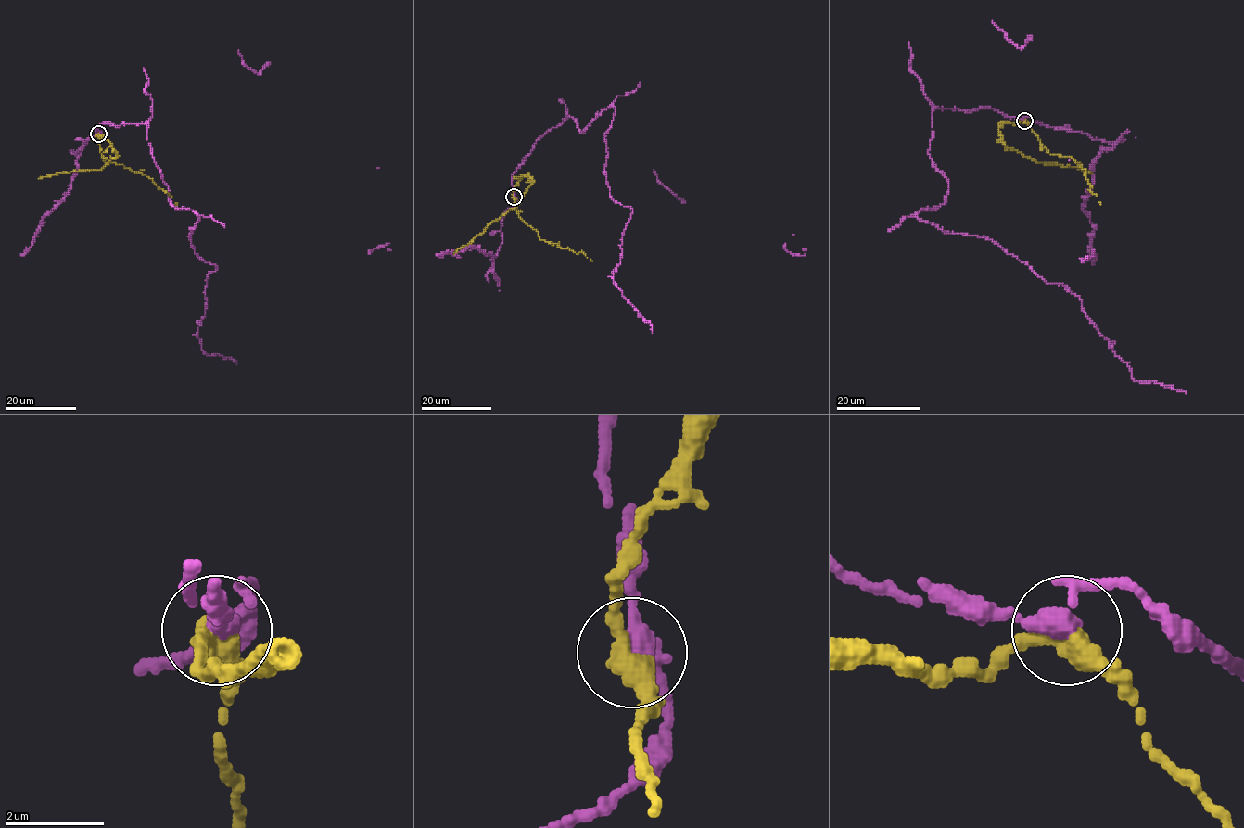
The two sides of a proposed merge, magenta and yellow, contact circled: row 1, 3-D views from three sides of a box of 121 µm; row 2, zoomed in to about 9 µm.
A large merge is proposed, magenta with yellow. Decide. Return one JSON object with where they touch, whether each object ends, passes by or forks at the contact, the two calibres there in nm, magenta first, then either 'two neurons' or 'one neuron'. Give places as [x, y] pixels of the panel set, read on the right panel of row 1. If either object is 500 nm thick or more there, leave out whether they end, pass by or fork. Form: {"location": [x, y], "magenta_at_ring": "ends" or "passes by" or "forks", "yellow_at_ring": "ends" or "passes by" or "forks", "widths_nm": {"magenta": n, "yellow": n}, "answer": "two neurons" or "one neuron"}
{"location": [1024, 121], "magenta_at_ring": "passes by", "yellow_at_ring": "passes by", "widths_nm": {"magenta": 320, "yellow": 400}, "answer": "two neurons"}

